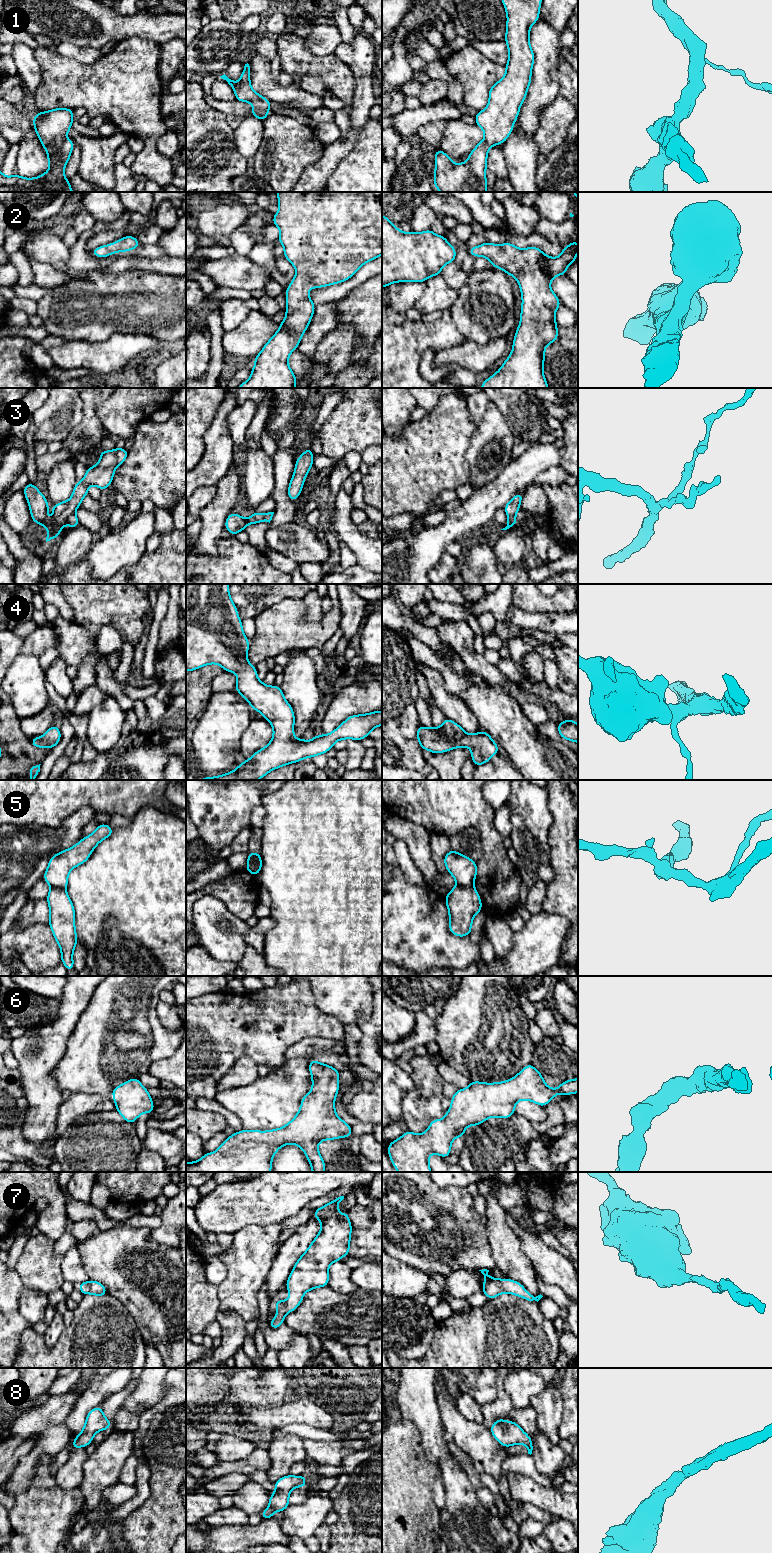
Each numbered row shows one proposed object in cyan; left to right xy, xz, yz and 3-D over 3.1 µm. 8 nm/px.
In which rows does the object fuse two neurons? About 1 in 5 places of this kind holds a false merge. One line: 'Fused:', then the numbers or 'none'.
Fused: 3, 5

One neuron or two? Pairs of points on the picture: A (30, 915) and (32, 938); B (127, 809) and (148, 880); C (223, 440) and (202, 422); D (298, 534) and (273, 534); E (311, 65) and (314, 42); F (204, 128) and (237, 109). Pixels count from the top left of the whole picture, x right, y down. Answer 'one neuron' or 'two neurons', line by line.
A: two neurons
B: two neurons
C: two neurons
D: one neuron
E: two neurons
F: two neurons

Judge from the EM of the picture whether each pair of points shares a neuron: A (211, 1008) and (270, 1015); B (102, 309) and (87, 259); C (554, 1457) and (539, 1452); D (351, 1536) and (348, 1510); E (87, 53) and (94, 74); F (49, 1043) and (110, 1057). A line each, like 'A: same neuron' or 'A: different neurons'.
A: same neuron
B: different neurons
C: same neuron
D: same neuron
E: different neurons
F: different neurons

